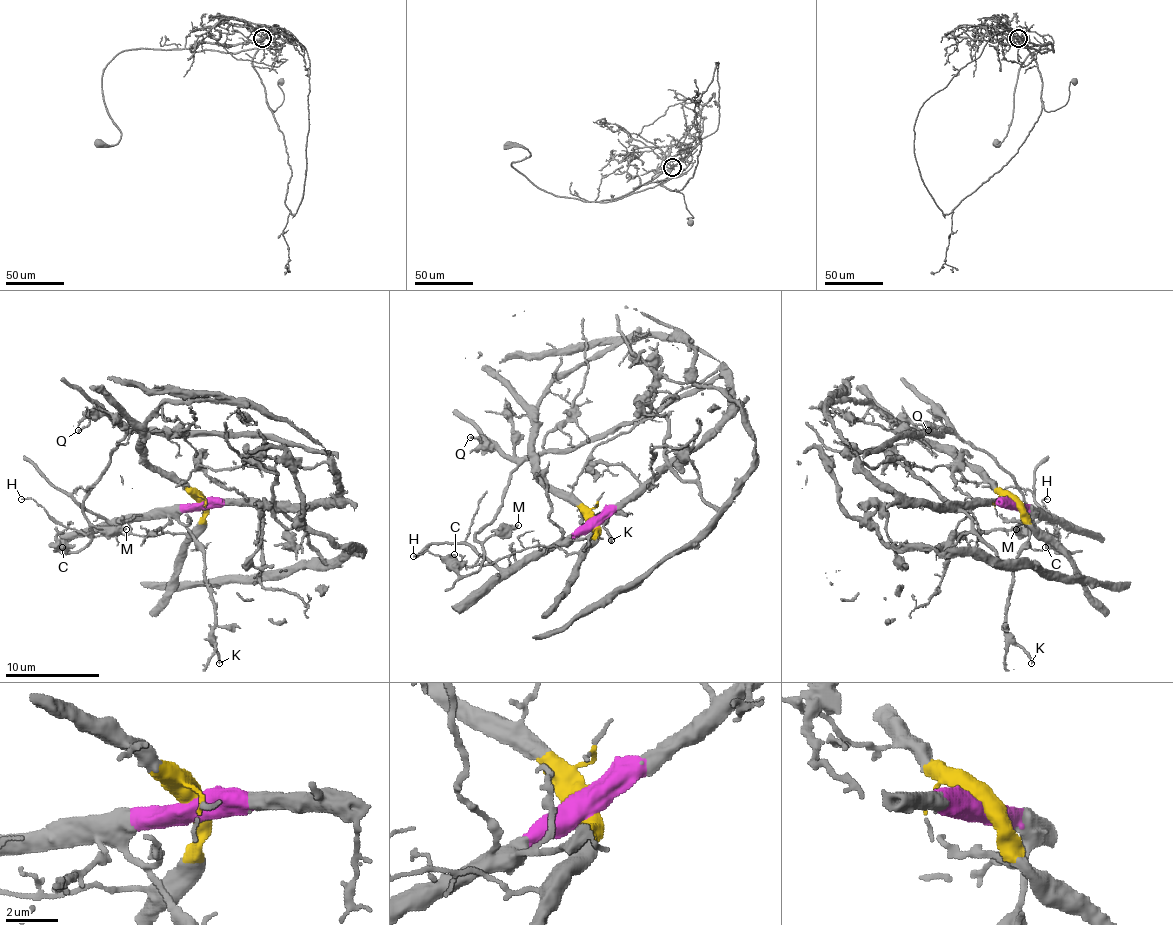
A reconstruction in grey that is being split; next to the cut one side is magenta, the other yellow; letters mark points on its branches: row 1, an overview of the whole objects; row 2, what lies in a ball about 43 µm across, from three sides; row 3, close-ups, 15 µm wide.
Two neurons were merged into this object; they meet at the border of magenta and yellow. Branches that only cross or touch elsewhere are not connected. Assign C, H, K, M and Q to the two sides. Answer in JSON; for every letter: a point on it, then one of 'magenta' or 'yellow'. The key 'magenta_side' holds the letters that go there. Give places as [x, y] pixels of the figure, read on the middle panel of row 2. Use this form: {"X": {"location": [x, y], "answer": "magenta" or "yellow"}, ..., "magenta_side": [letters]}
{"C": {"location": [454, 554], "answer": "yellow"}, "H": {"location": [413, 556], "answer": "yellow"}, "K": {"location": [611, 540], "answer": "magenta"}, "M": {"location": [518, 525], "answer": "yellow"}, "Q": {"location": [470, 437], "answer": "yellow"}, "magenta_side": ["K"]}

